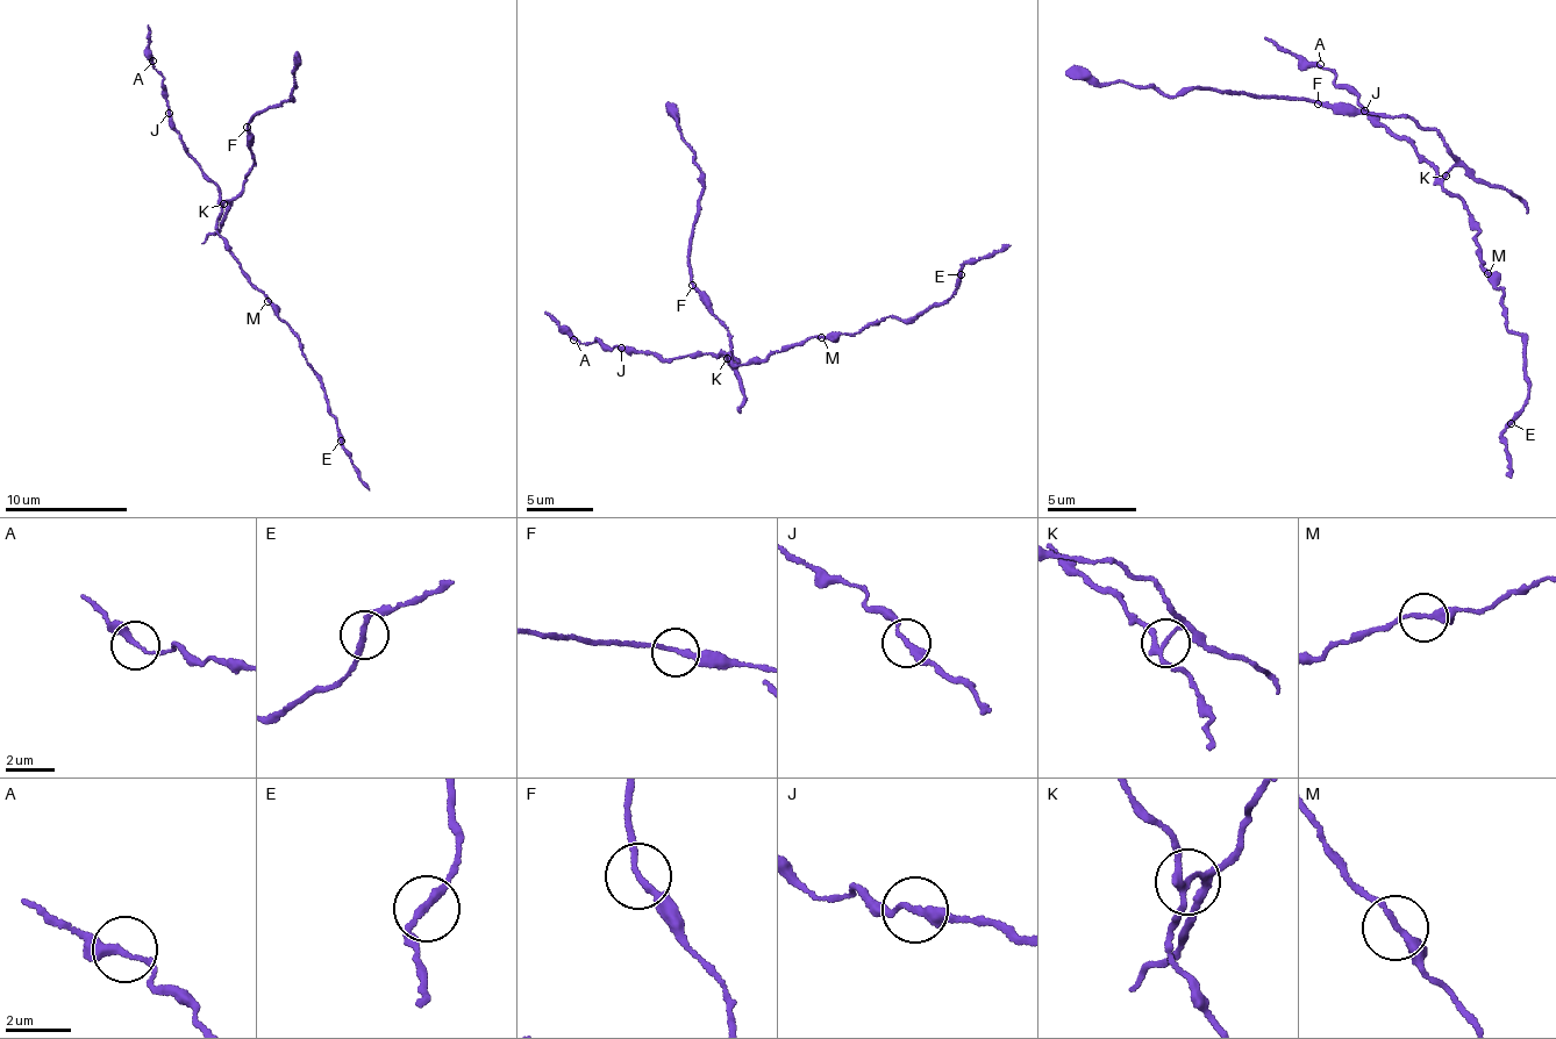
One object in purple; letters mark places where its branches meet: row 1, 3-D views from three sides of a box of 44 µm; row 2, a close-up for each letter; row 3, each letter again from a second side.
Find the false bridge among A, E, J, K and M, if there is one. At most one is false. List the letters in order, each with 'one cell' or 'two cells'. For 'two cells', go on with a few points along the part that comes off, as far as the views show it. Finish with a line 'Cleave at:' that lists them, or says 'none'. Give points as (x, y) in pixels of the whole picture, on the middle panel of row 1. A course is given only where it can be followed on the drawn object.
A: one cell
E: one cell
J: one cell
K: two cells; course (727, 358), (737, 363), (726, 324), (692, 281), (690, 236), (702, 179), (677, 112), (666, 105)
M: one cell
Cleave at: K

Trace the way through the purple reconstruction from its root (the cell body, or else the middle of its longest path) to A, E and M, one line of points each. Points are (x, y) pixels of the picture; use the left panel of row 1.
A: (216, 220), (221, 207), (216, 186), (186, 149), (152, 61)
E: (216, 220), (216, 234), (243, 277), (294, 332), (341, 441)
M: (216, 220), (216, 234), (235, 256), (243, 277), (268, 301)

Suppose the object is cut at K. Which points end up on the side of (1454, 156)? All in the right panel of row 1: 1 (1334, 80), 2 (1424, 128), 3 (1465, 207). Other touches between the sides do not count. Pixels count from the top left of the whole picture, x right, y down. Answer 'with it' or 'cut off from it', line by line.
1: cut off from it
2: with it
3: cut off from it

